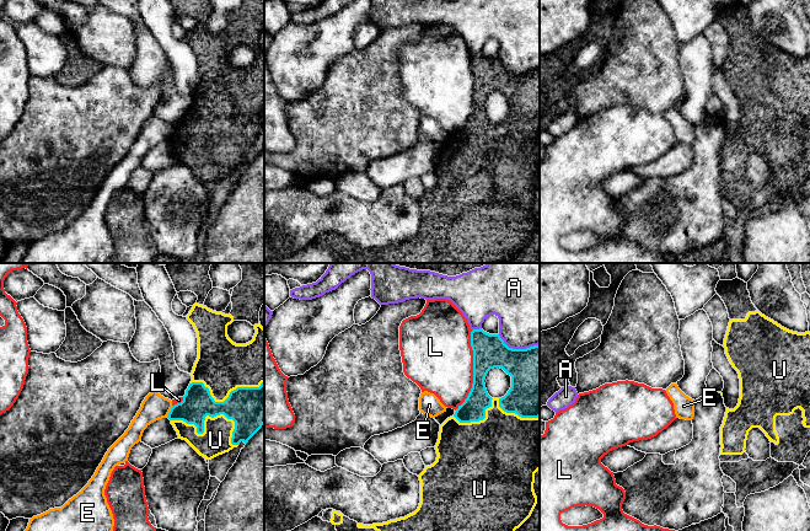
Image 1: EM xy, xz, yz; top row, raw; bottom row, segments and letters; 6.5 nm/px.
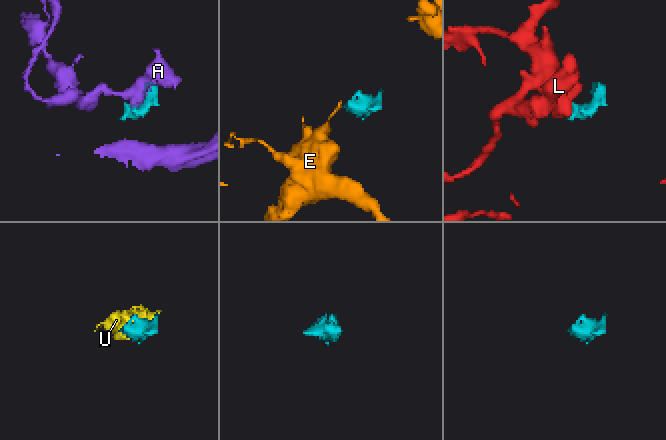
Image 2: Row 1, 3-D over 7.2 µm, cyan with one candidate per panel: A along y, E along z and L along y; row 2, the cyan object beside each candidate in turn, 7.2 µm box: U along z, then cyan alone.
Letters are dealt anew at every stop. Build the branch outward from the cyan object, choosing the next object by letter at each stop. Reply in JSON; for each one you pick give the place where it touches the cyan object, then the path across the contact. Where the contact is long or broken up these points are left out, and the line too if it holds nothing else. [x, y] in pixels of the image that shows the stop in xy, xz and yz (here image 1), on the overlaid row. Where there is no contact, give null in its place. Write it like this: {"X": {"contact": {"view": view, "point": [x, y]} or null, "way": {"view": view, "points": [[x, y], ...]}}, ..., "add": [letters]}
{"U": {"contact": {"view": "xy", "point": [208, 414]}}, "add": ["U"]}

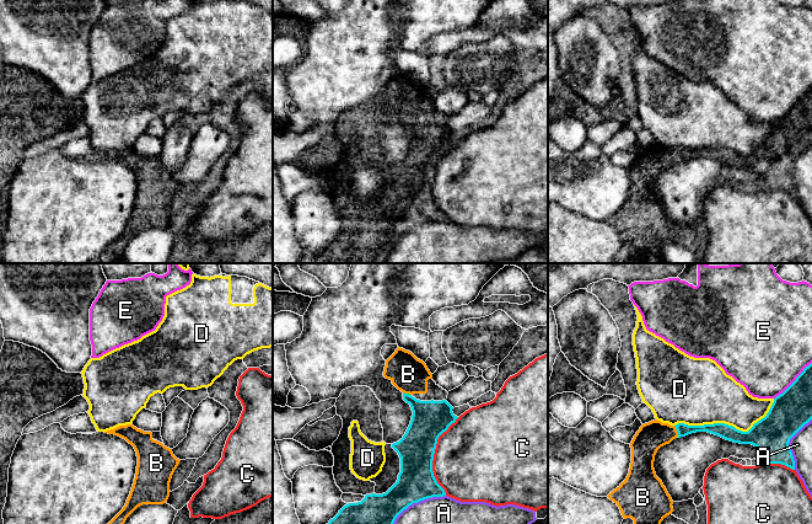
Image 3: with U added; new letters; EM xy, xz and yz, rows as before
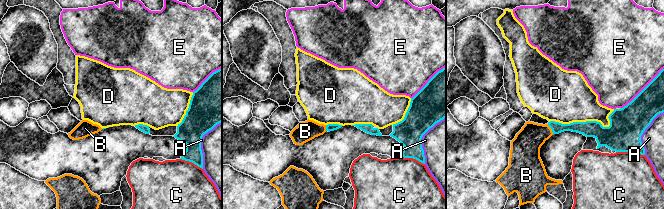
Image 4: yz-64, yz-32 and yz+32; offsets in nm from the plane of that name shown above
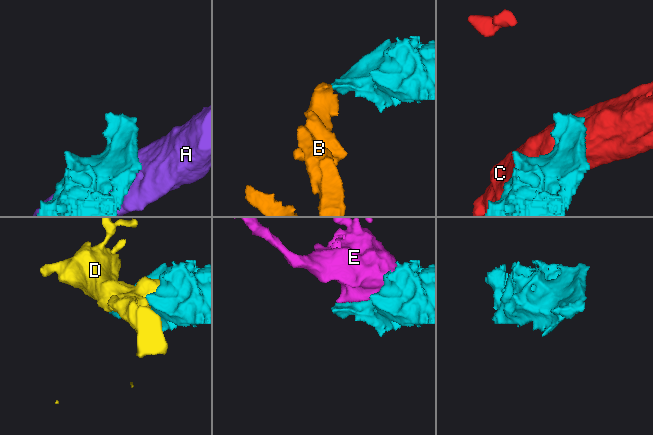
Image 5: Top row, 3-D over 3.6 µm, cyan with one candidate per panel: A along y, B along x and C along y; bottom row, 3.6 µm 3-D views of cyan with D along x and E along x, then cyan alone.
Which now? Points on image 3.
{"B": {"contact": {"view": "yz", "point": [677, 431]}, "way": {"view": "yz", "points": [[683, 429], [677, 431], [651, 436]]}}, "add": ["B"]}

